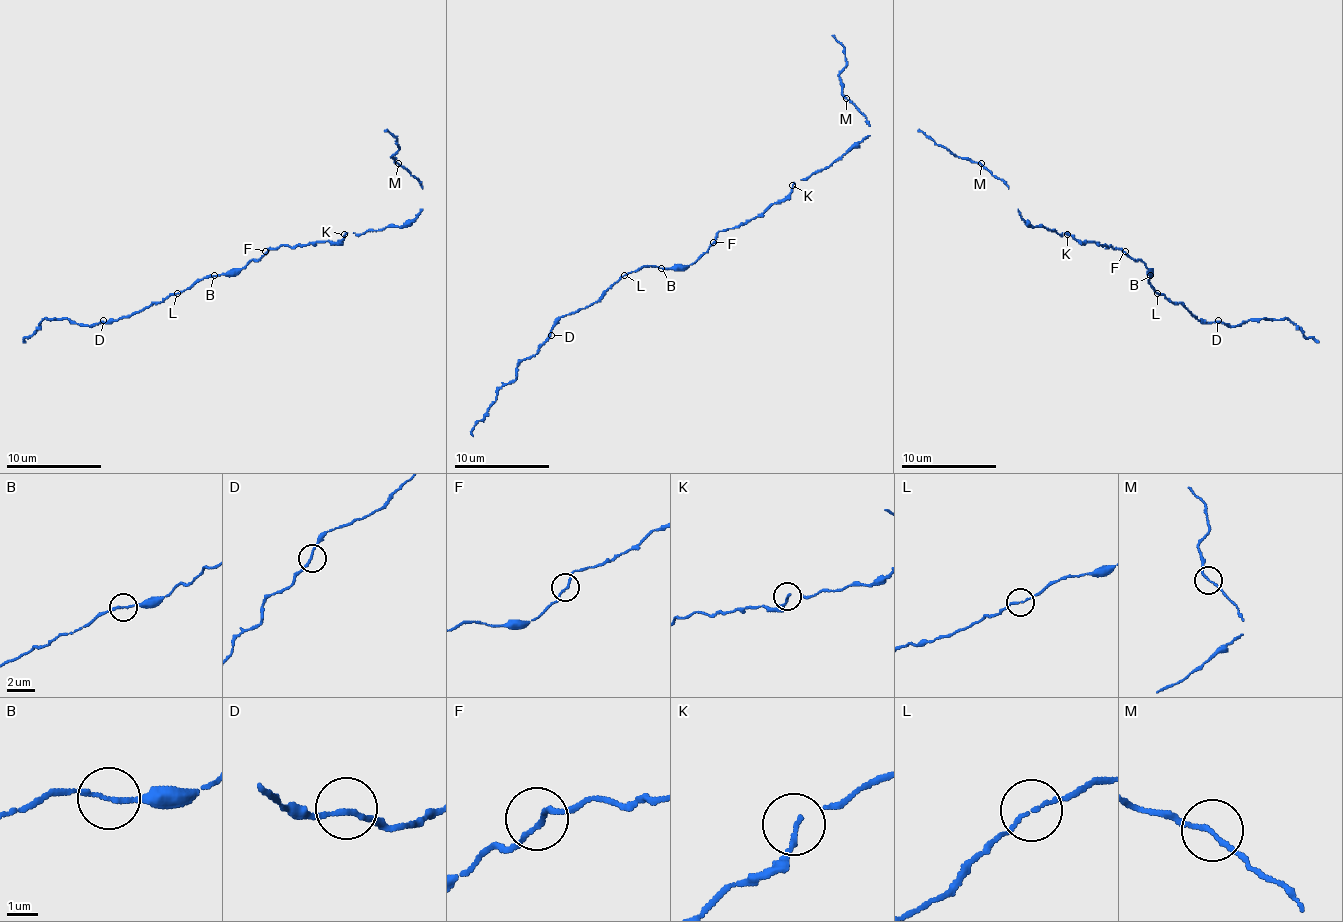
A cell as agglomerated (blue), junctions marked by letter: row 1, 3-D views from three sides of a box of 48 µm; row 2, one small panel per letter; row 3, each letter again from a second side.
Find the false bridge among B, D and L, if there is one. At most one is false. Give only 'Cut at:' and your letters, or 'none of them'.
Cut at: none of them

